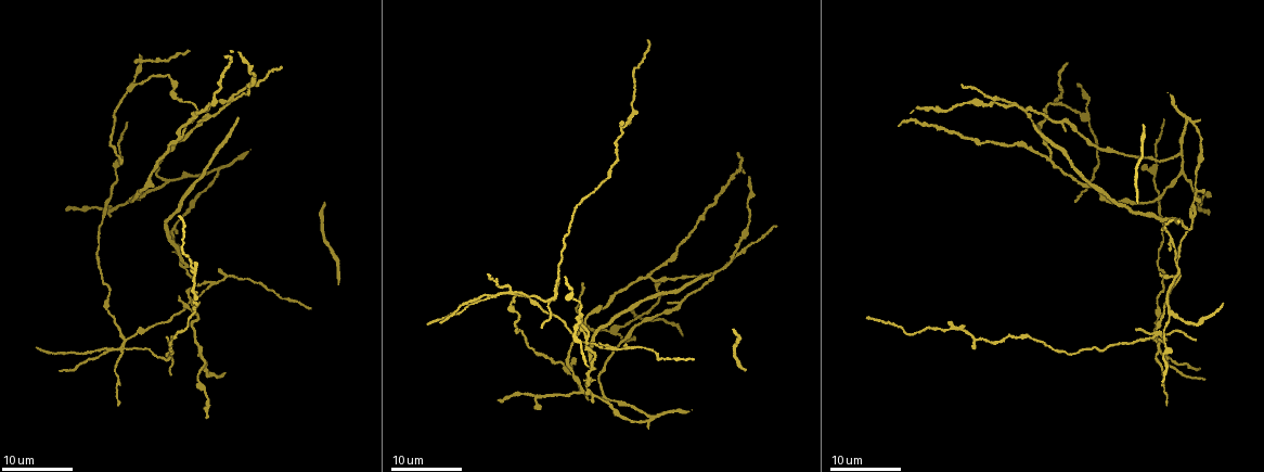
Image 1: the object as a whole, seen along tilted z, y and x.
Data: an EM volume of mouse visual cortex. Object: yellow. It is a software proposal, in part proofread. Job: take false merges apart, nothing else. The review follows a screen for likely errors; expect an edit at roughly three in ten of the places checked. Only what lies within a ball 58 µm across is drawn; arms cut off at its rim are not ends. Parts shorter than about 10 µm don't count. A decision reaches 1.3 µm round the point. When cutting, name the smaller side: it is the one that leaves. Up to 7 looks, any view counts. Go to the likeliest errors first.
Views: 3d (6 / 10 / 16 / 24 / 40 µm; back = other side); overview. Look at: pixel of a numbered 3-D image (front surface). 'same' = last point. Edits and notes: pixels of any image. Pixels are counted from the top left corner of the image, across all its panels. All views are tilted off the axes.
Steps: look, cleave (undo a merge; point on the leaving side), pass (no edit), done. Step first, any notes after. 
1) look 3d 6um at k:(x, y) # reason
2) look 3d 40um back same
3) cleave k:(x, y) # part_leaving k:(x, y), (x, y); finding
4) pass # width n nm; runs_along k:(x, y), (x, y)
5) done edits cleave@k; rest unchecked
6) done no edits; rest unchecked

look 3d 24um at 1:(1177, 269) # four-way junction

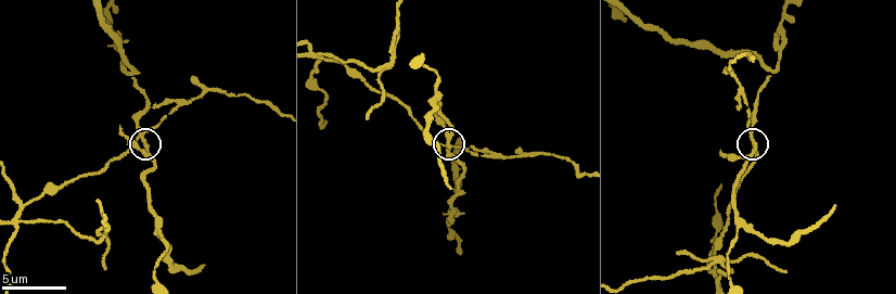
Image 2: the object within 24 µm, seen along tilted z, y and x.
look 3d 6um at 2:(142, 140)

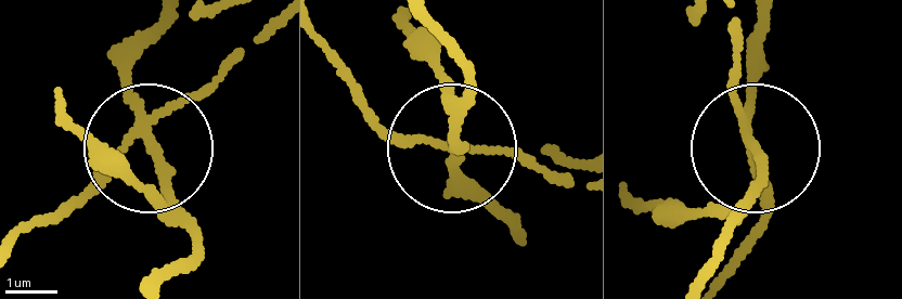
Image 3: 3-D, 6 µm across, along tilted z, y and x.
look 3d 6um back at 3:(147, 144)

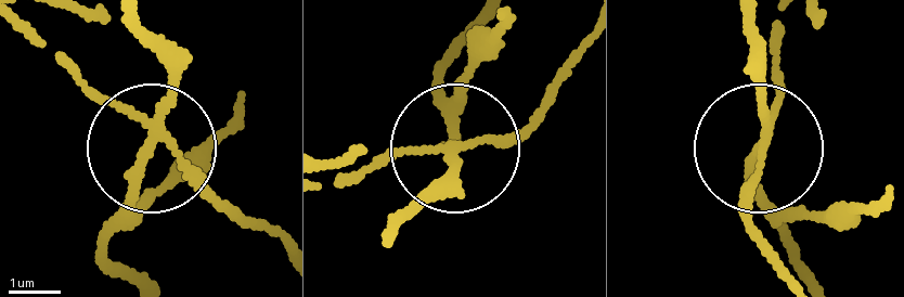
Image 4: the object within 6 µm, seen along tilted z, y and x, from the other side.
cleave 4:(86, 91) # side_arm 23 um; arms 4; two neurons meet here

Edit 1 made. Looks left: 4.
look 3d 16um at 1:(582, 389) # three arms meet

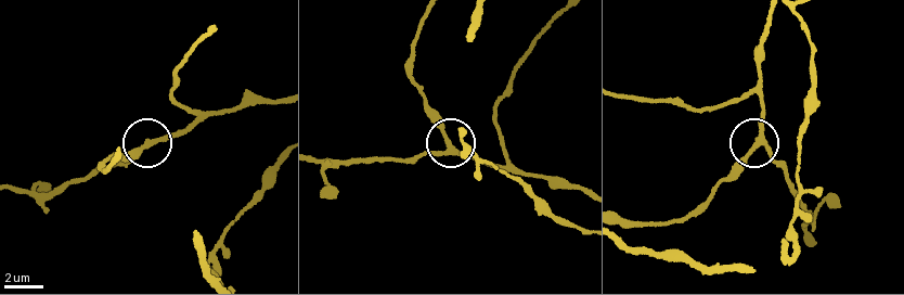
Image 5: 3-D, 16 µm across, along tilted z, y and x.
look 3d 6um at 5:(147, 144)

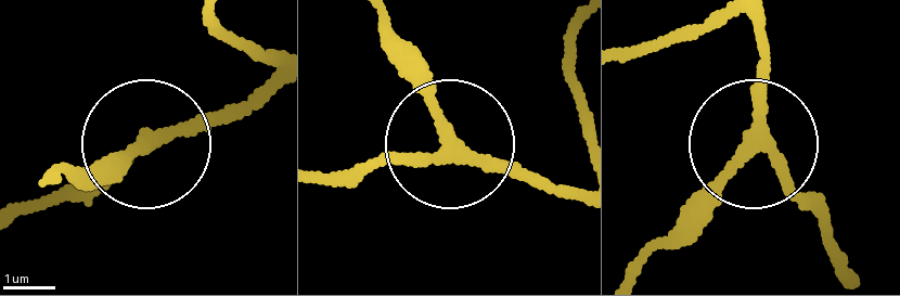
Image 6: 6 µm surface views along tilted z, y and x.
pass # arms 3; runs_along 6:(761, 10), (758, 144), (824, 207); continuous, no second neuron

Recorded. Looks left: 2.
look 3d 6um at 2:(458, 240) # four-way junction

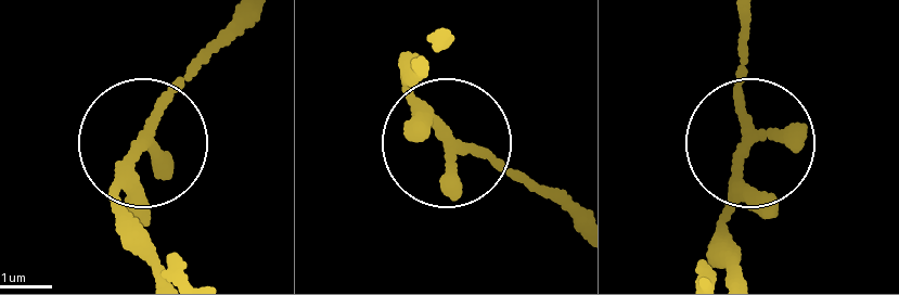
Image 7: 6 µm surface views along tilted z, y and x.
pass # arms 4; one neuron here

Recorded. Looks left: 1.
done edits cleave@4; rest unchecked

